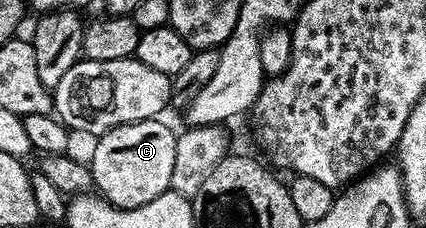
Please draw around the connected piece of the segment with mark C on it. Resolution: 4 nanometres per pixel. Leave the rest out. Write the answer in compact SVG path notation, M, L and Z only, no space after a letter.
M154 118L114 126L107 133L98 135L96 142L99 143L89 157L94 189L120 210L132 210L141 204L149 204L149 200L157 200L157 196L171 189L176 137L176 131L171 131L163 120Z

